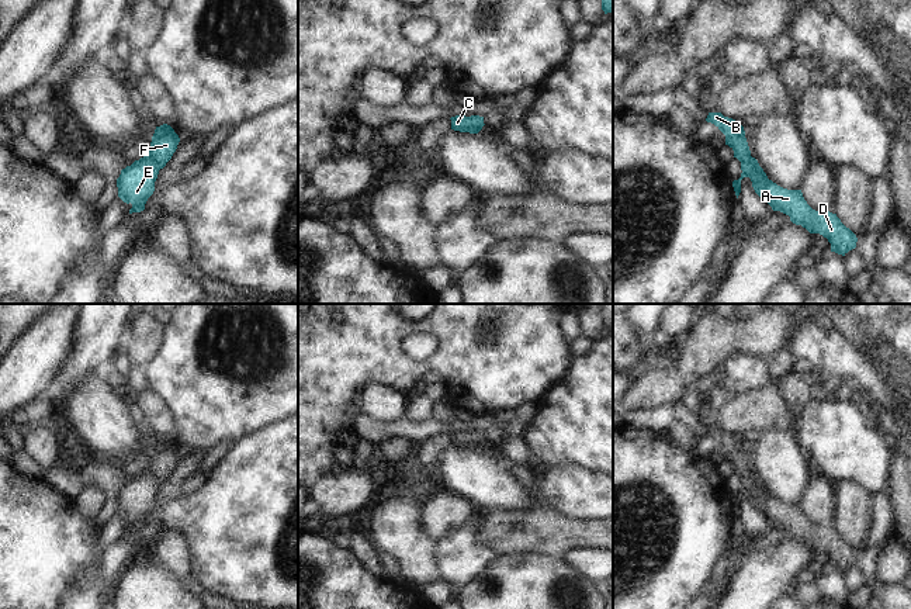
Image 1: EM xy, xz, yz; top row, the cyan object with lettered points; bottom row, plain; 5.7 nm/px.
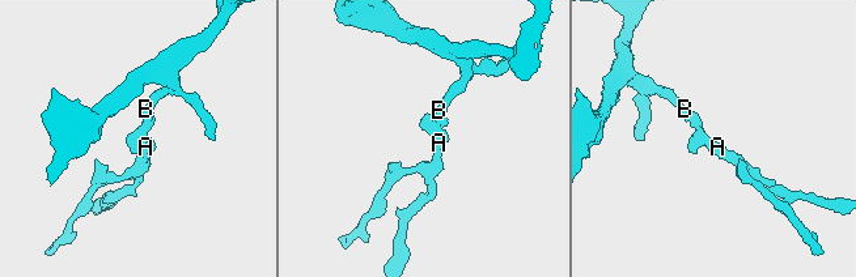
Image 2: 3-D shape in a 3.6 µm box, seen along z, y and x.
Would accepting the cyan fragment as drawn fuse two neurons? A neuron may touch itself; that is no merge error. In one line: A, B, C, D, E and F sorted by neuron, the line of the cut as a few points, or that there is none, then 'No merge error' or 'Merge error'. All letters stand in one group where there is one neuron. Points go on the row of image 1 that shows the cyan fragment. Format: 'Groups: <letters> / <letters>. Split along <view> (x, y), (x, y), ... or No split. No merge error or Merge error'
Groups: A B C D E F. No split. No merge error

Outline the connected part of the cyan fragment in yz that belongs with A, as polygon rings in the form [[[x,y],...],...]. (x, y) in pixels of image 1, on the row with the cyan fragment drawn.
[[[709,113],[707,122],[714,124],[724,135],[725,145],[734,150],[734,158],[741,162],[741,177],[732,181],[735,195],[741,193],[741,180],[749,177],[755,193],[762,197],[773,211],[790,217],[810,233],[820,233],[831,243],[831,252],[845,256],[856,248],[856,235],[846,228],[836,214],[827,210],[813,210],[803,197],[801,190],[787,190],[768,179],[758,160],[751,156],[744,127],[721,113]]]

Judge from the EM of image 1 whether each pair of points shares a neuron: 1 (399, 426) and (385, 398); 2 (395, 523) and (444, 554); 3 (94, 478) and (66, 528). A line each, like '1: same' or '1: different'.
1: different
2: different
3: different

